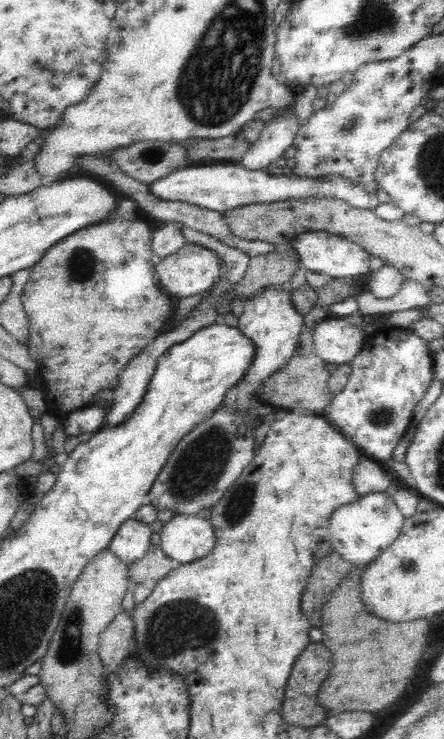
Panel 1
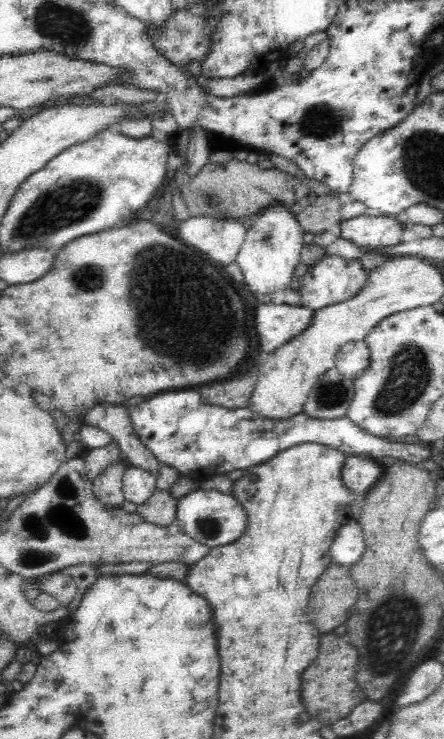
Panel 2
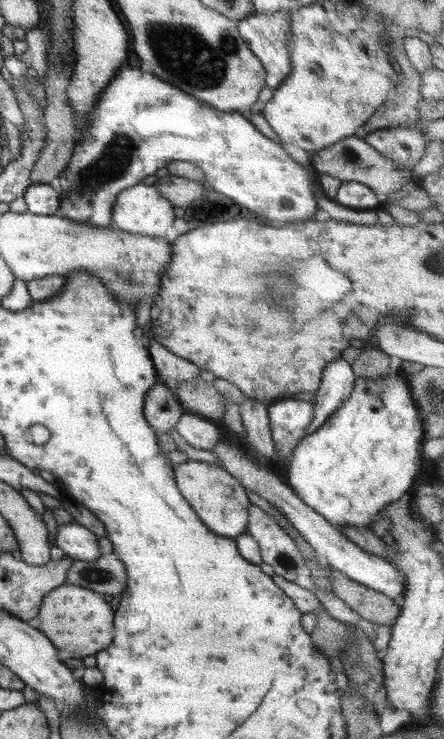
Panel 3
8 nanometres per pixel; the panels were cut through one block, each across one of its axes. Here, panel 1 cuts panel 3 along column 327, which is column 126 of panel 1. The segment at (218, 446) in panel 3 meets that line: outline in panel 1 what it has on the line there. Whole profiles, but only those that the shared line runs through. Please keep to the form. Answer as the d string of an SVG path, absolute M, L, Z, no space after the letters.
M134 517L128 518L128 521L124 521L112 537L109 547L116 557L130 564L144 556L151 545L152 532L148 524Z

